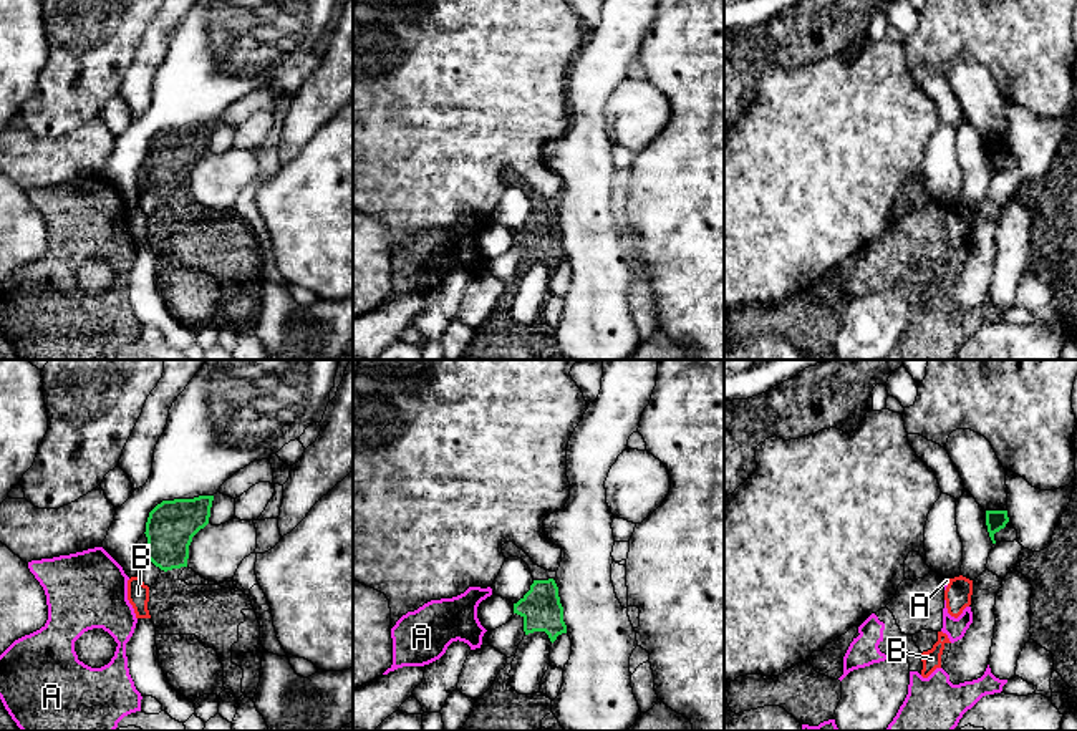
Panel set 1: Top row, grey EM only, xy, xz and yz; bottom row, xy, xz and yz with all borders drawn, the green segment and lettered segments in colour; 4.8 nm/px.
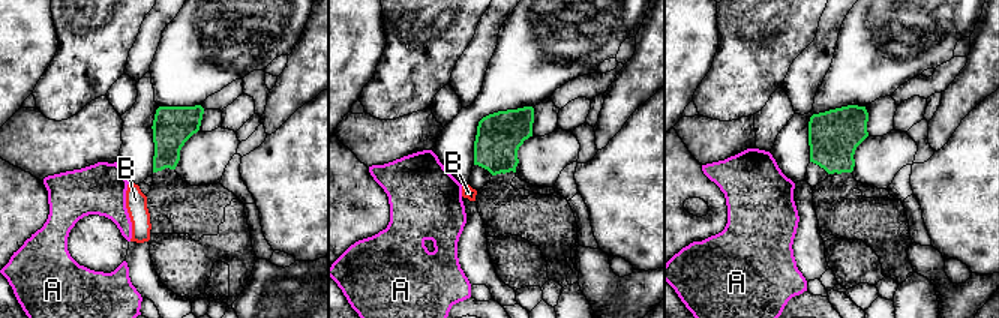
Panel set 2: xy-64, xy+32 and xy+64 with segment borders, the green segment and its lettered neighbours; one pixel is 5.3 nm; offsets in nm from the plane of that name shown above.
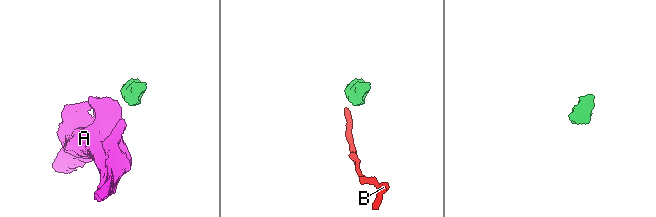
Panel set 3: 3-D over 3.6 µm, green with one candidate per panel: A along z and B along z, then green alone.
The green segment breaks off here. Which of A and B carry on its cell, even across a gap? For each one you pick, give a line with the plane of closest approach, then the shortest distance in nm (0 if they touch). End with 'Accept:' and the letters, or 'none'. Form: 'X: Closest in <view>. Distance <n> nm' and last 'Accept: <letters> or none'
Accept: none

